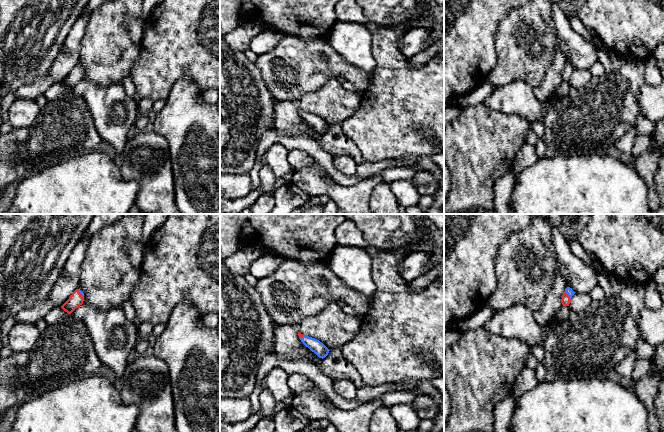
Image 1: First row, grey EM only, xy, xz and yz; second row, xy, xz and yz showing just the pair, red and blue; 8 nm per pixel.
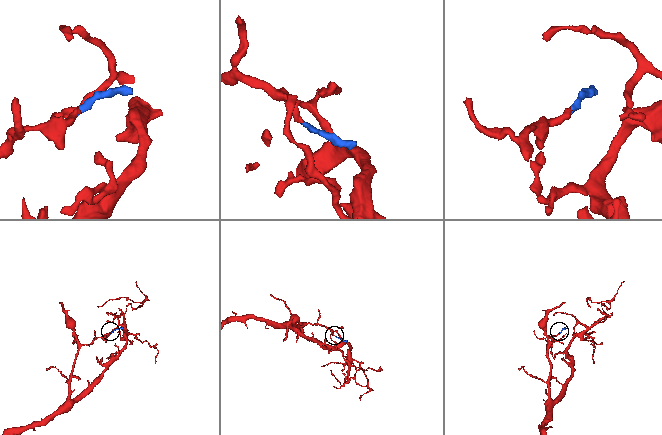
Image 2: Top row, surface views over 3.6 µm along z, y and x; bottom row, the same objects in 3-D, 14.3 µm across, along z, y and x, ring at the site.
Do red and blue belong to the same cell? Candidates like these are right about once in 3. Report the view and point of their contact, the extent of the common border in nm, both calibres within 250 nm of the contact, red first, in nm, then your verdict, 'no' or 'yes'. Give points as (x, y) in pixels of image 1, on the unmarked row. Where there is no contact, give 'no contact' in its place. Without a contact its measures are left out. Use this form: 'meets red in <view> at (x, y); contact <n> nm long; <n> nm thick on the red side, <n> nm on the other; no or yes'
meets red in yz at (567, 71); contact 80 nm long; 70 nm thick on the red side, 60 nm on the other; yes

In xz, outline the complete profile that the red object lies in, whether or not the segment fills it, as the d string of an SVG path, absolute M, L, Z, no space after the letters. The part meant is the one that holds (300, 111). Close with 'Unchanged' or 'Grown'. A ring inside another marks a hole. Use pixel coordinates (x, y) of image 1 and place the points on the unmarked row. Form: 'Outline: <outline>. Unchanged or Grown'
Outline: M298 108L298 112L301 116L301 118L308 123L312 128L314 128L319 134L325 134L328 129L329 125L319 116L303 111Z. Grown

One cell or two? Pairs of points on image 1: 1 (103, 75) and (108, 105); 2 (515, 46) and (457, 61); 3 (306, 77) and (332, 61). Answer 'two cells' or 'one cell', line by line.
1: two cells
2: two cells
3: one cell

